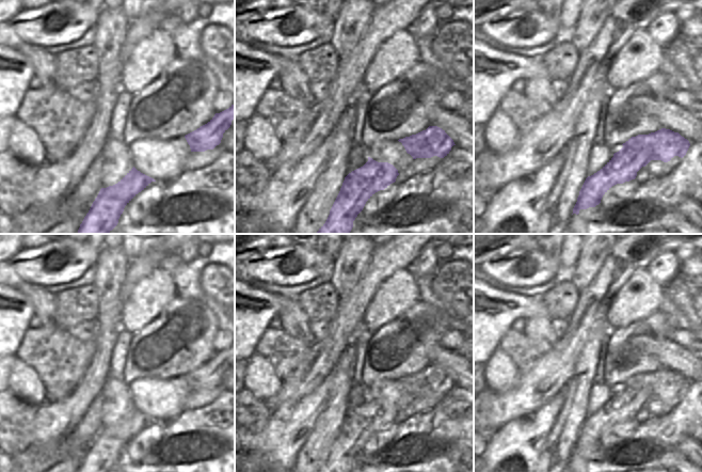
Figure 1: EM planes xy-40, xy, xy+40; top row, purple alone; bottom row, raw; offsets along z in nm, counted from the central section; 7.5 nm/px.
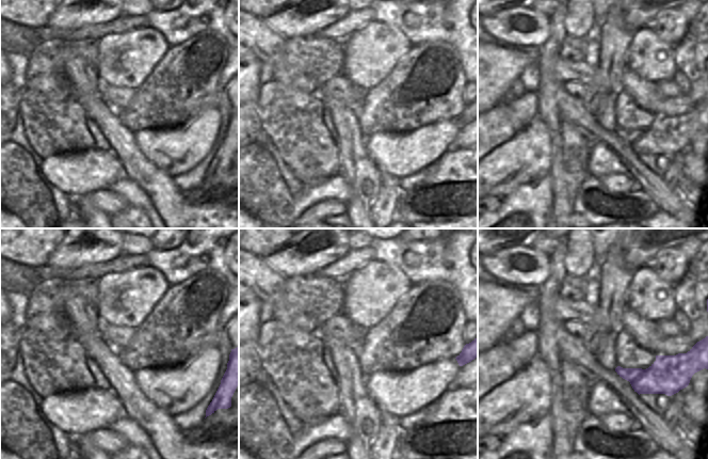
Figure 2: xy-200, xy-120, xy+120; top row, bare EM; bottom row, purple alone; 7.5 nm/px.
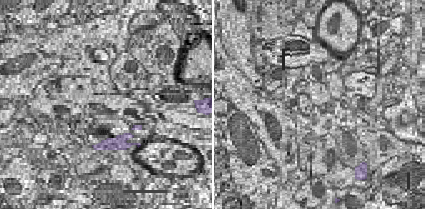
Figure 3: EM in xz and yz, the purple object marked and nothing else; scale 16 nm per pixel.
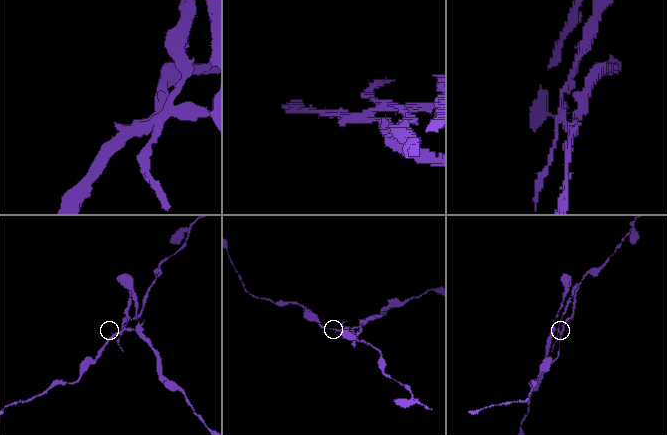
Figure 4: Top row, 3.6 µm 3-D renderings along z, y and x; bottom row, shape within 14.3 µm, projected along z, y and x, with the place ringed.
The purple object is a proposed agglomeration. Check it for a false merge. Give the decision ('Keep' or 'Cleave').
Cleave

